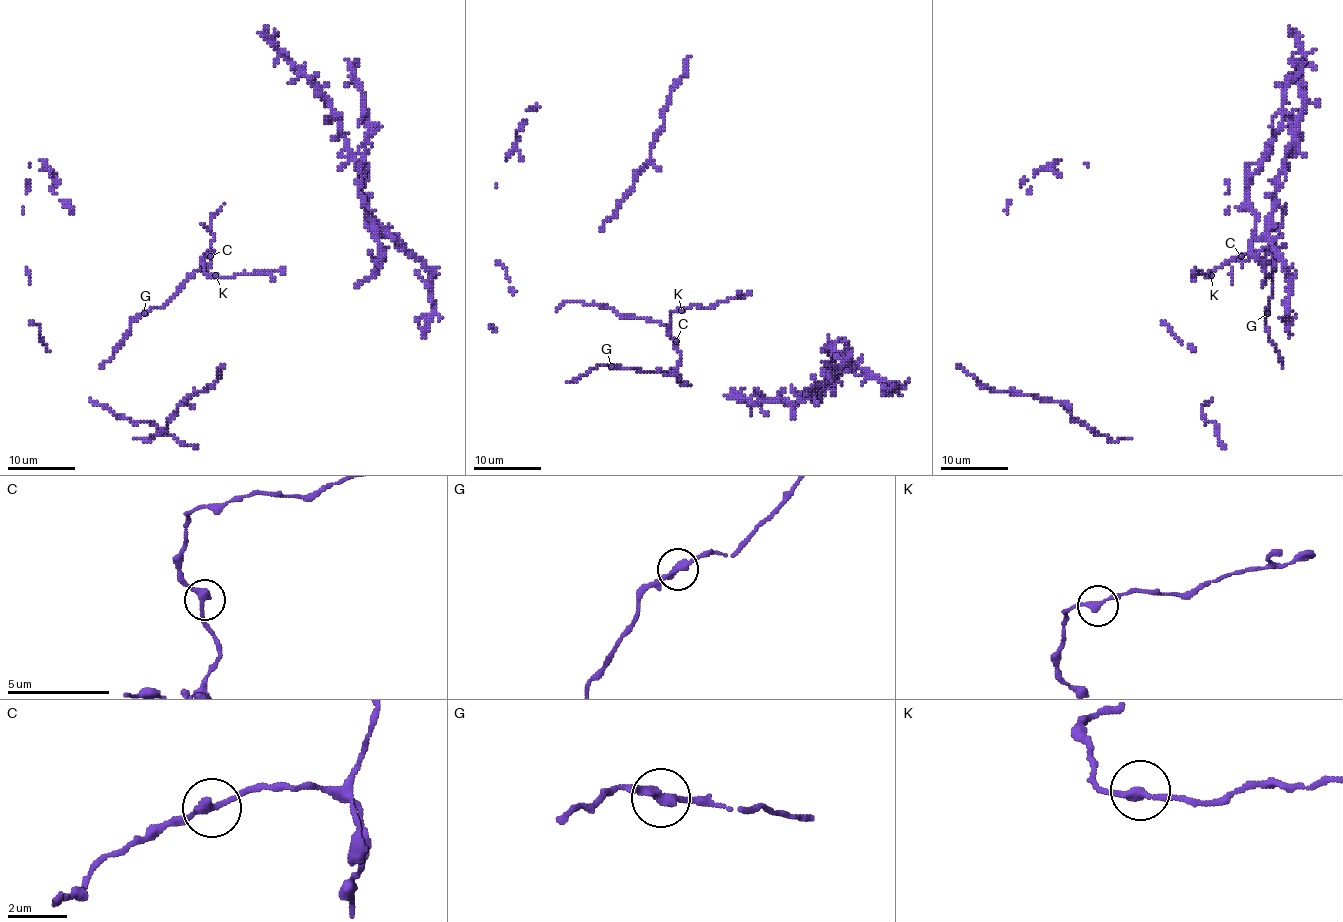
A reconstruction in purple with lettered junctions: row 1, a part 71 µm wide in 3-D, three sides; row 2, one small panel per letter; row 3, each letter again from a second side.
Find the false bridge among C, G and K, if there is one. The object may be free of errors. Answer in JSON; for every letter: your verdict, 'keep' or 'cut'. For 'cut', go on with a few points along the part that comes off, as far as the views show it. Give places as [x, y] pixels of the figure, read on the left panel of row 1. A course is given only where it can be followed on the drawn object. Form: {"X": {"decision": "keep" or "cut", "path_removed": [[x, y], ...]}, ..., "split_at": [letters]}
{"C": {"decision": "keep"}, "G": {"decision": "keep"}, "K": {"decision": "keep"}, "split_at": []}

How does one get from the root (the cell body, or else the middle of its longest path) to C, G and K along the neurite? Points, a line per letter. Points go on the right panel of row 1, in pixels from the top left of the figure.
C: (1273, 256), (1265, 251), (1250, 251), (1241, 256)
G: (1273, 256), (1273, 290), (1266, 313)
K: (1273, 256), (1265, 251), (1250, 251), (1226, 261), (1211, 275)

